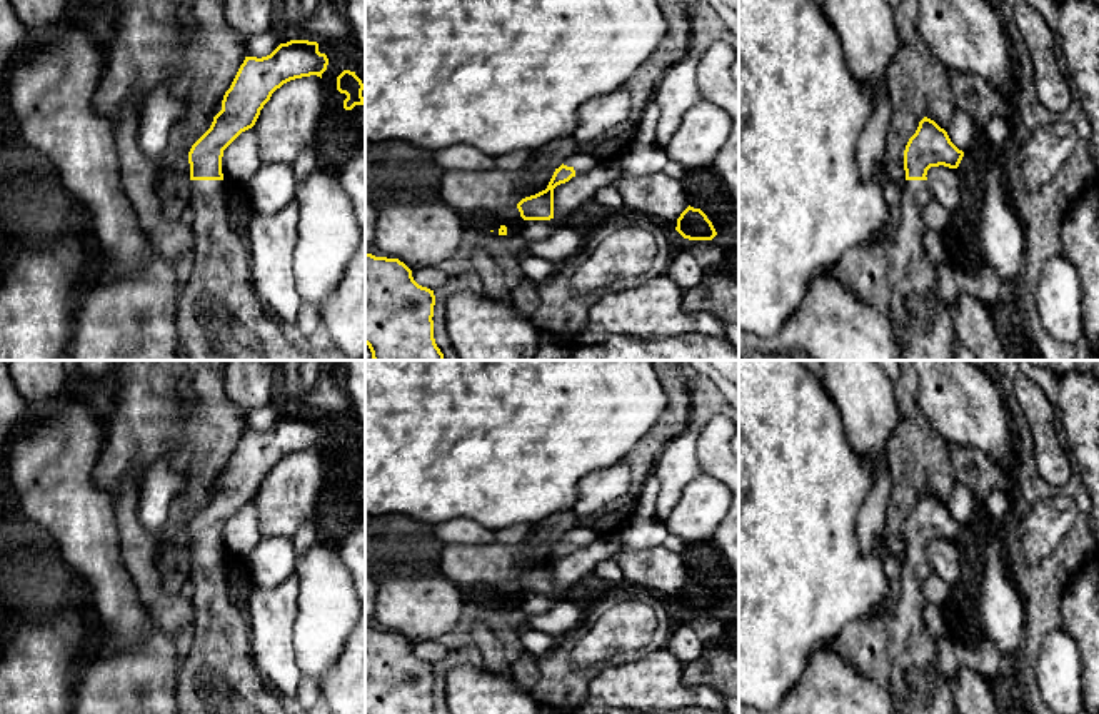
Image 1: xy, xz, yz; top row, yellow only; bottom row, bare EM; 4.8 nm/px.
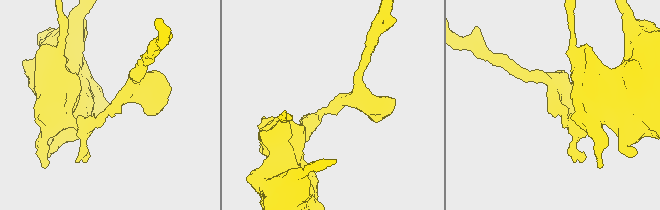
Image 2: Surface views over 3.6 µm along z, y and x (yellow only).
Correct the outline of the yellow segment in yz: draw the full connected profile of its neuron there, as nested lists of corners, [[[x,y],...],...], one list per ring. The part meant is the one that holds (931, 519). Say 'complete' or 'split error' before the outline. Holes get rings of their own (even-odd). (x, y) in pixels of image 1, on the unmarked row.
split error; [[[924,490],[904,524],[906,556],[901,561],[901,596],[891,607],[879,609],[874,617],[849,622],[837,639],[839,652],[864,677],[886,687],[892,696],[896,714],[956,714],[954,684],[942,672],[936,639],[924,627],[922,592],[924,582],[934,572],[927,557],[931,541],[957,542],[964,525],[949,512],[947,505],[934,494]]]

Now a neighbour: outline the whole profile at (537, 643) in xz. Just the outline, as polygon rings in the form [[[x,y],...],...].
[[[527,629],[519,639],[520,649],[532,652],[534,656],[544,656],[557,644],[557,641],[555,636],[534,629]]]

